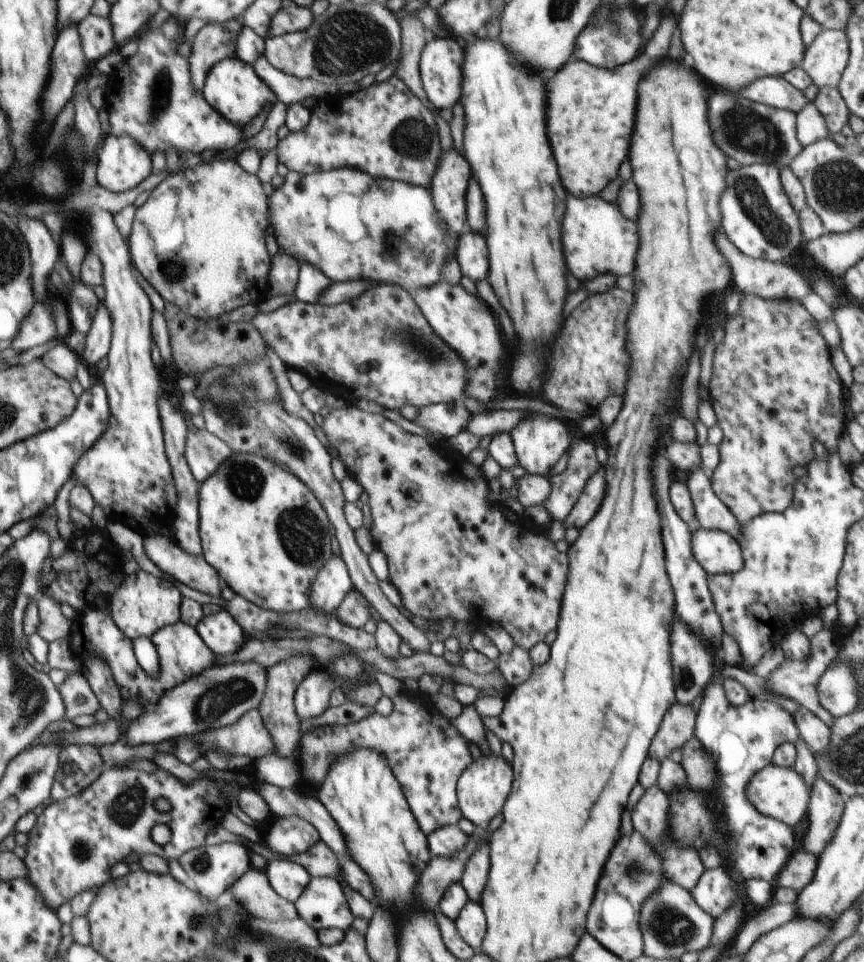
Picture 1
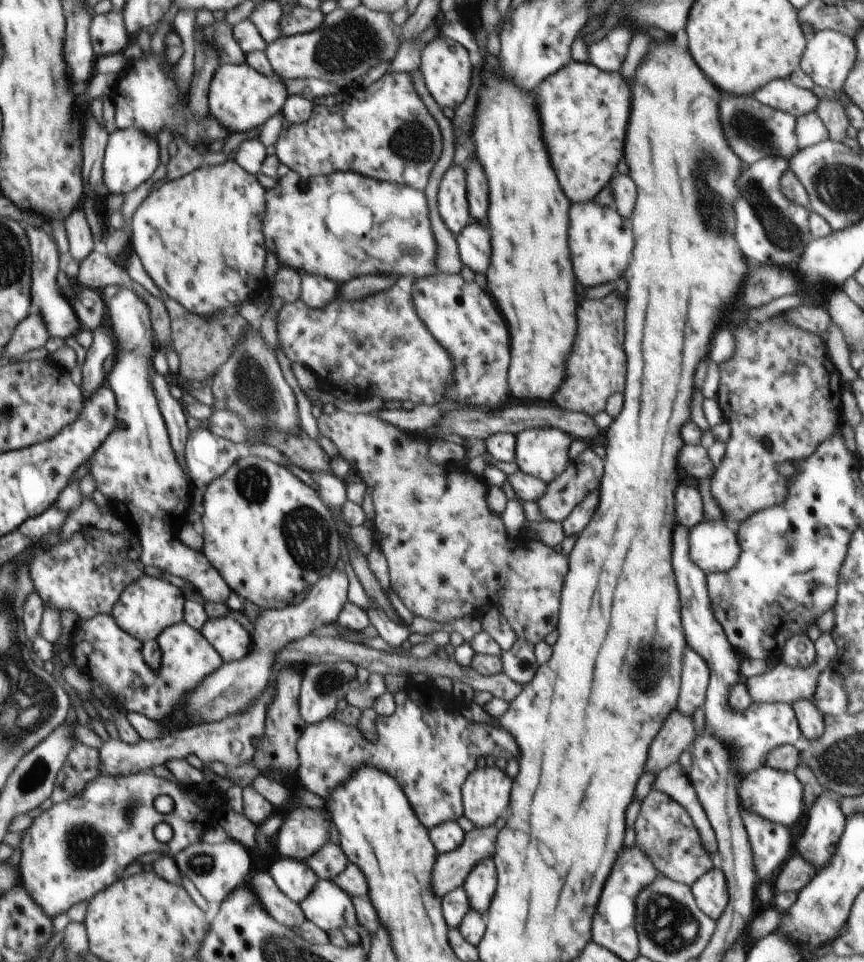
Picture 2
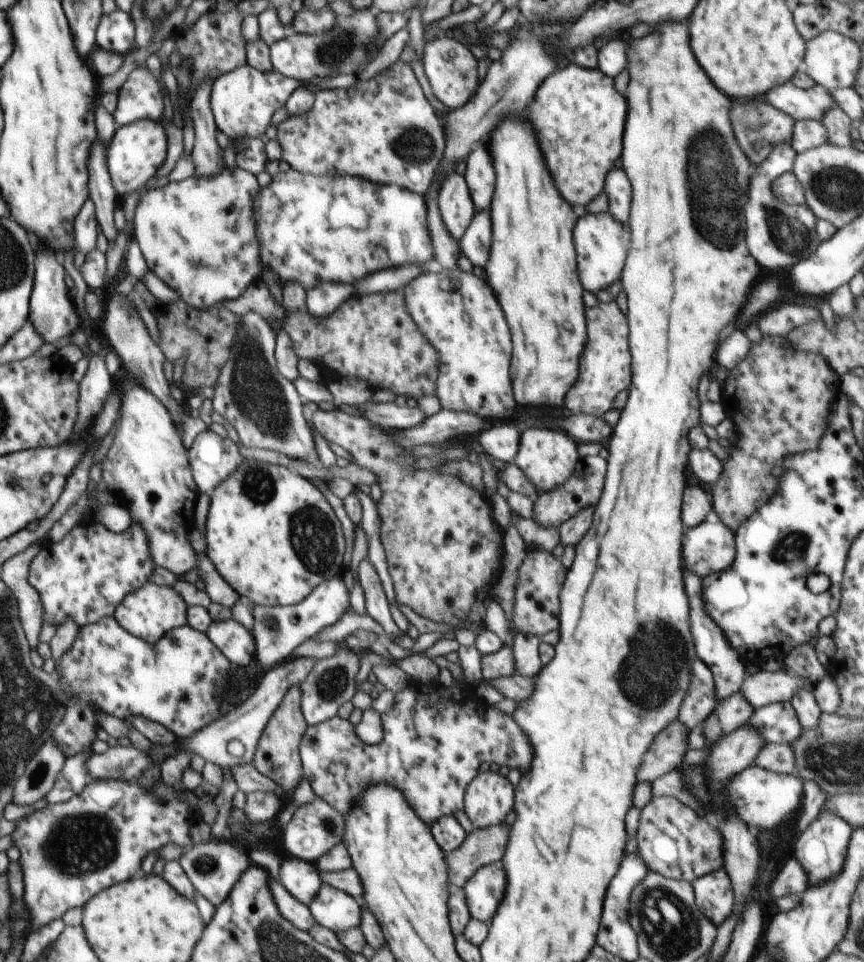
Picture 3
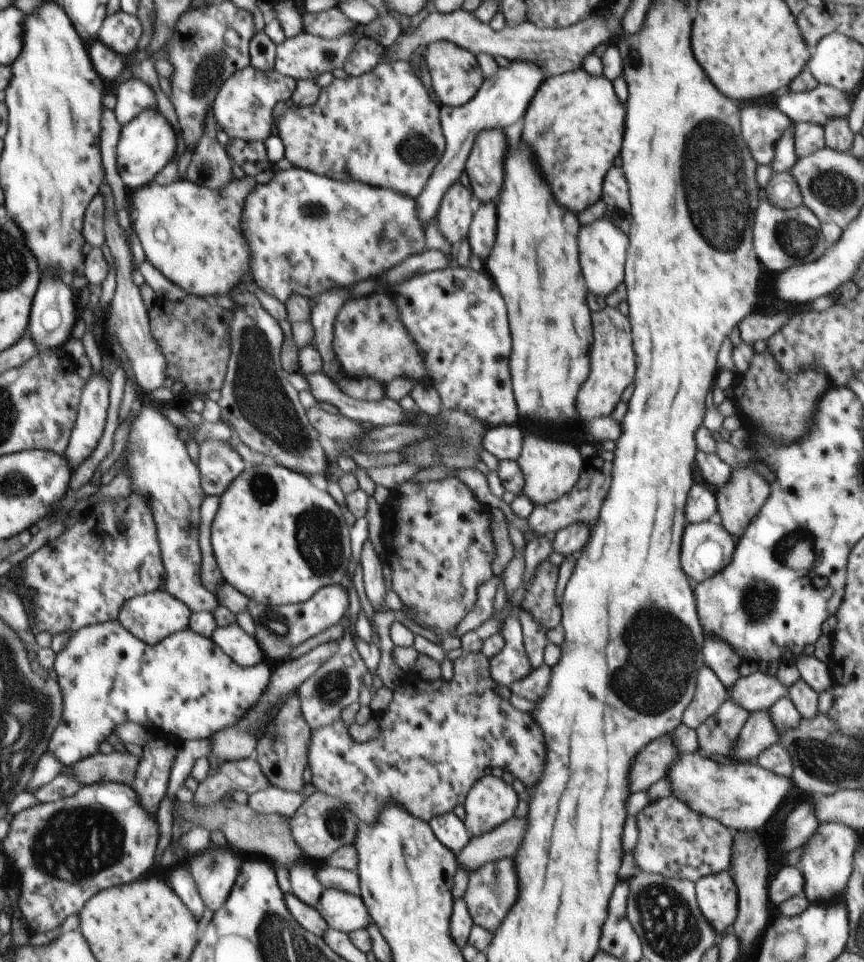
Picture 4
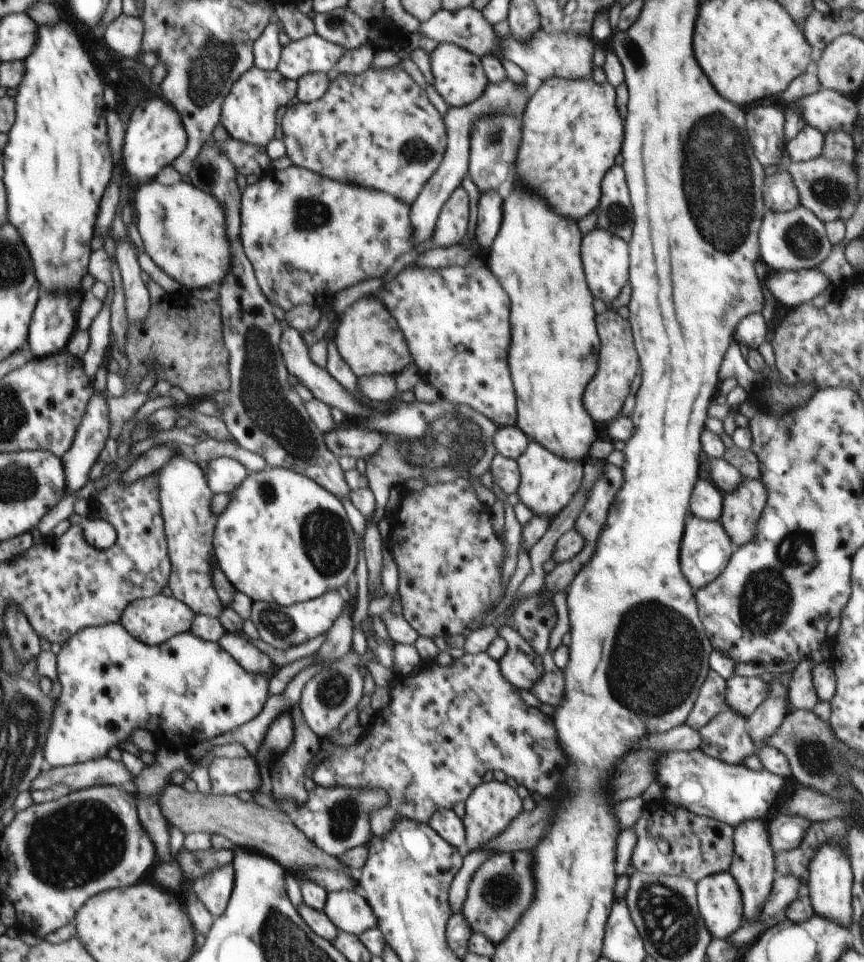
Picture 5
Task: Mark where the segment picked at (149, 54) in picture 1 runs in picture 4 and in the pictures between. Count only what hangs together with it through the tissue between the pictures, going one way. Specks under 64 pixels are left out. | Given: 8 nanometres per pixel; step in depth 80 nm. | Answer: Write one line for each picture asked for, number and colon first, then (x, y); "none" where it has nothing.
2: (145, 97)
3: (141, 97)
4: (133, 96)

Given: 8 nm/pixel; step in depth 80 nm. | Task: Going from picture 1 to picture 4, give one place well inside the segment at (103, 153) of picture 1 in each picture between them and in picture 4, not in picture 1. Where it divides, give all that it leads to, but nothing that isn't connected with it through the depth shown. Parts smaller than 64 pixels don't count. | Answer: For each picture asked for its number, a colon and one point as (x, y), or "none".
2: (131, 156)
3: (137, 151)
4: (148, 142)

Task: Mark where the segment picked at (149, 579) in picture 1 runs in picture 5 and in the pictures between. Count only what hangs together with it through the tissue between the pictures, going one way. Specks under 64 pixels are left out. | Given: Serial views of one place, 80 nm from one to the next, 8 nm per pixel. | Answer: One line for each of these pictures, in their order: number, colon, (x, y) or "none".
2: (145, 608)
3: (150, 612)
4: (151, 617)
5: (153, 620)

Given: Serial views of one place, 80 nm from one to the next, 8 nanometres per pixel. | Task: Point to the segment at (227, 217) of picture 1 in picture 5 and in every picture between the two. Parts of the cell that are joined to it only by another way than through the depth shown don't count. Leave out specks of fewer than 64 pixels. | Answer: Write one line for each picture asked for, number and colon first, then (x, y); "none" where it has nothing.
2: (199, 237)
3: (198, 236)
4: (192, 234)
5: (183, 229)

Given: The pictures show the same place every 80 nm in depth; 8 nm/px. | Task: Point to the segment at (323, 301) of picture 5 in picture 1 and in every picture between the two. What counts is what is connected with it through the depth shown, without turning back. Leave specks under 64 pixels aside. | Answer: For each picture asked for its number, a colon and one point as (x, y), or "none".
1: (405, 242)
2: (342, 225)
3: (311, 229)
4: (308, 234)

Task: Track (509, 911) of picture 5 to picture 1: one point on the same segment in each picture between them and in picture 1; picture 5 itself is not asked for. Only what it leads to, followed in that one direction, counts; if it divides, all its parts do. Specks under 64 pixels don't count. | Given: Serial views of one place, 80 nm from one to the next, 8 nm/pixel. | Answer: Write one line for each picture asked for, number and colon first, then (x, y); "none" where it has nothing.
1: (474, 879)
2: (480, 885)
3: (484, 890)
4: (492, 890)

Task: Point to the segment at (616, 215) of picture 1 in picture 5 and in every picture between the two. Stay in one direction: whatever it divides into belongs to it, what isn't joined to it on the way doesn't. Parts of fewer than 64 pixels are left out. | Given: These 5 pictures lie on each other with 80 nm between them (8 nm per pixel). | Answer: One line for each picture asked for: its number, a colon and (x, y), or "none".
2: (601, 242)
3: (601, 243)
4: (603, 247)
5: (605, 257)

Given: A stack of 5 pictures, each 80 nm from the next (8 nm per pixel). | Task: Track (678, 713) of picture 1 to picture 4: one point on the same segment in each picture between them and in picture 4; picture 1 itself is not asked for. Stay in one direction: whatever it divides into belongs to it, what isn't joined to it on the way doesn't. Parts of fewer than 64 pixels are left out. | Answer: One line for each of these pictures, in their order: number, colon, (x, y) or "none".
2: (677, 734)
3: (669, 747)
4: (652, 763)

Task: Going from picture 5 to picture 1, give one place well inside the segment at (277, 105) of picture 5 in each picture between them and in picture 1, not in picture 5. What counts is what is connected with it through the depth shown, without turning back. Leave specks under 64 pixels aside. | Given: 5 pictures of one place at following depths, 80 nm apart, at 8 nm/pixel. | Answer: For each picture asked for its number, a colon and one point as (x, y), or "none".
1: (232, 87)
2: (240, 98)
3: (243, 101)
4: (245, 107)

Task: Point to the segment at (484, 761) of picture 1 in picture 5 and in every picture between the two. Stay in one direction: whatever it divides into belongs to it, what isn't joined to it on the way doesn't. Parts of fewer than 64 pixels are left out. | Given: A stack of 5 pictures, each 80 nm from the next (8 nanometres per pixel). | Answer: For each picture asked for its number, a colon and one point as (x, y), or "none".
2: (486, 793)
3: (489, 797)
4: (491, 801)
5: (491, 807)

